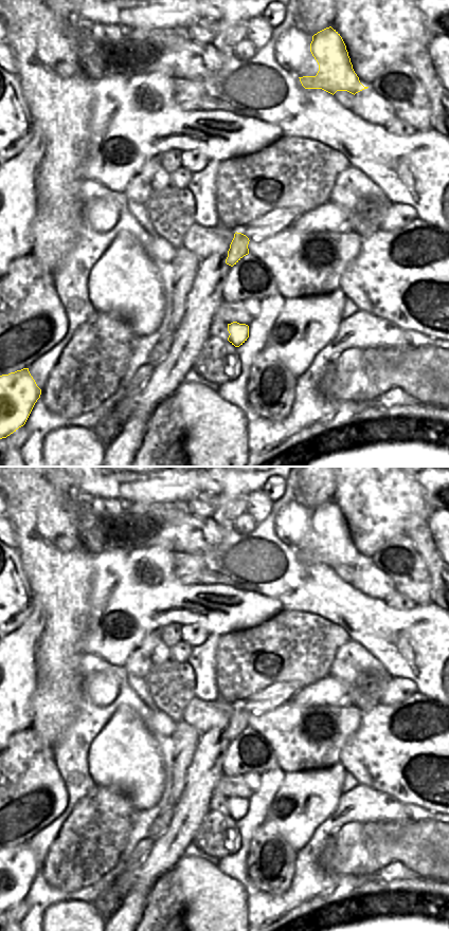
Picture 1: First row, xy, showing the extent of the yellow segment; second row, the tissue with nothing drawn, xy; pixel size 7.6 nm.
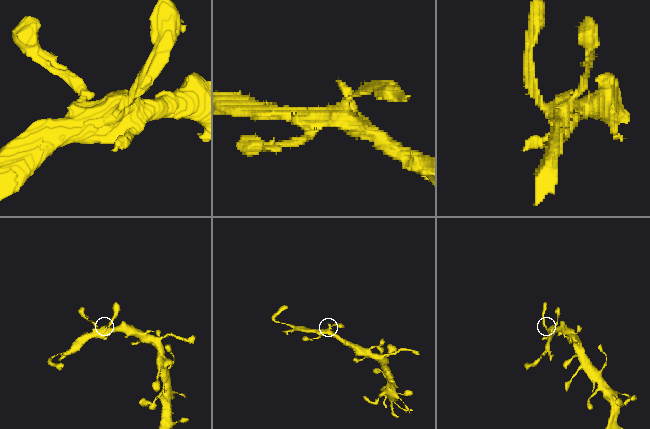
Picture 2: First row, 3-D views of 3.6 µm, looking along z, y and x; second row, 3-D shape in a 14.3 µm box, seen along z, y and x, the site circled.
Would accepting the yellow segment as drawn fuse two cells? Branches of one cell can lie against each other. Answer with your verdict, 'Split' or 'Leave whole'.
Leave whole

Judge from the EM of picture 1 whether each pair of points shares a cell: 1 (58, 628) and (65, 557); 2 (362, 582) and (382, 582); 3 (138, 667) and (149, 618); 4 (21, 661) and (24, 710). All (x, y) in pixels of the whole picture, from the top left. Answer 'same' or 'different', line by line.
1: same
2: same
3: different
4: same

